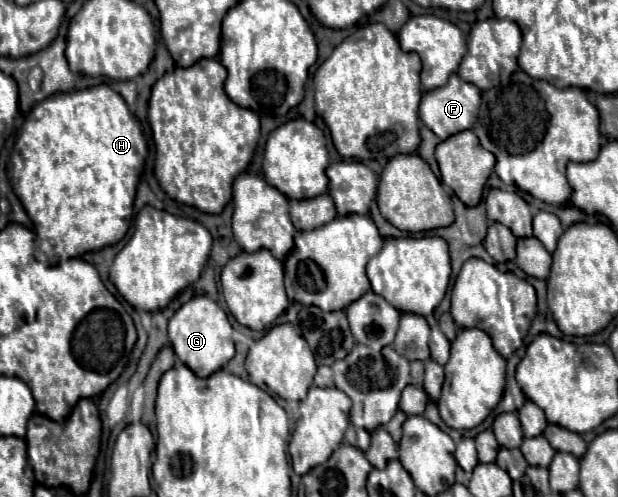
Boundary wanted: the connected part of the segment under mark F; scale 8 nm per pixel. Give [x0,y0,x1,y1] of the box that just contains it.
[420,74,480,140]

